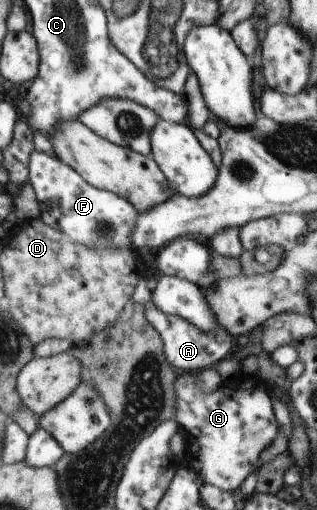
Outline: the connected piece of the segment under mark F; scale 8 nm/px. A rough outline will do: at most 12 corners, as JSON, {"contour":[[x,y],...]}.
{"contour":[[35,149],[39,218],[72,243],[133,248],[139,213]]}

